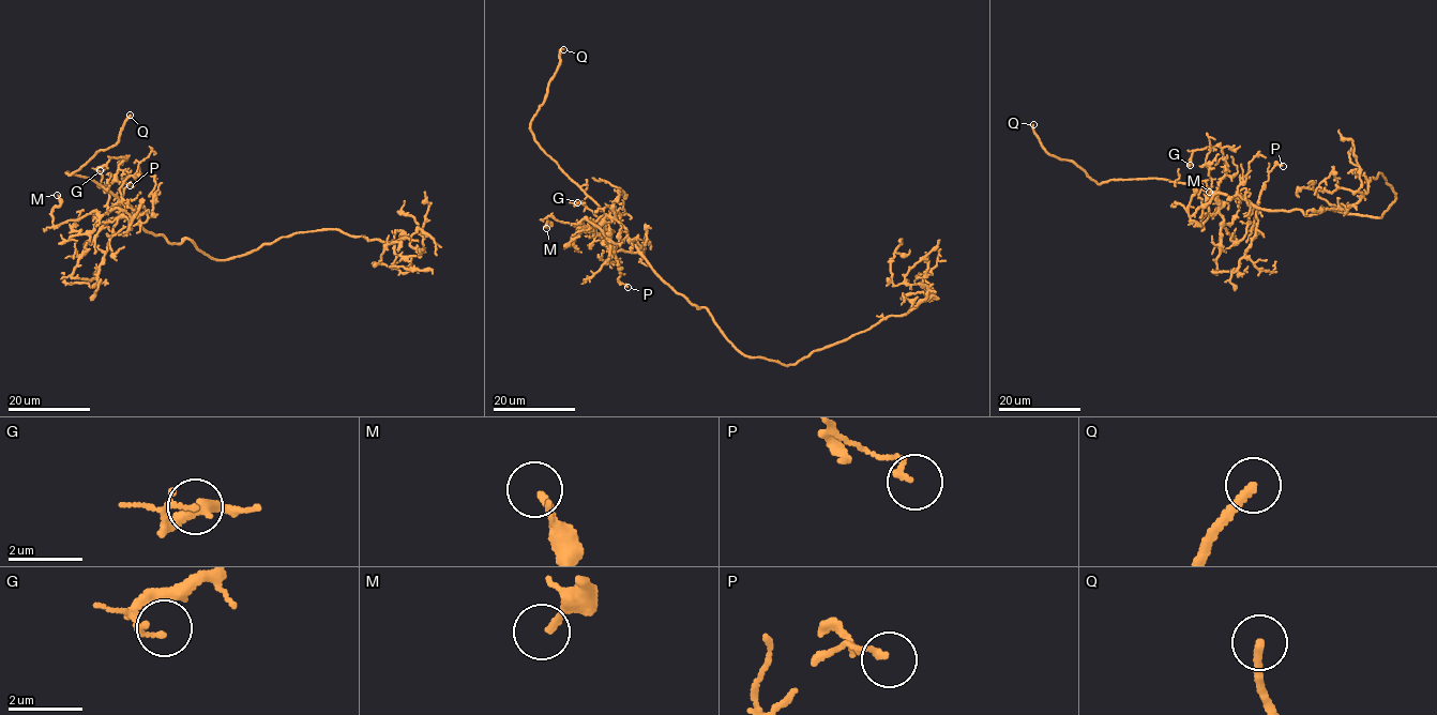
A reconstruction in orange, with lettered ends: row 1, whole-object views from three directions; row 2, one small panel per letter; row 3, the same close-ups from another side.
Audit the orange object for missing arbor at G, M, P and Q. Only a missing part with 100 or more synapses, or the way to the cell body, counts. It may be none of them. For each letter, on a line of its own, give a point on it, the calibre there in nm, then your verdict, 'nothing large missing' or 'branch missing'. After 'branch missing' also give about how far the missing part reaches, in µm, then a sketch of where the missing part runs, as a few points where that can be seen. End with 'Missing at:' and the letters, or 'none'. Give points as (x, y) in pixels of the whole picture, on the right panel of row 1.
G: (1190, 165) | 100 nm | nothing large missing
M: (1209, 192) | 170 nm | nothing large missing
P: (1283, 166) | 160 nm | nothing large missing
Q: (1033, 124) | 240 nm | branch missing | 10 µm | (1033, 124), (1037, 110), (1032, 87)
Missing at: Q

